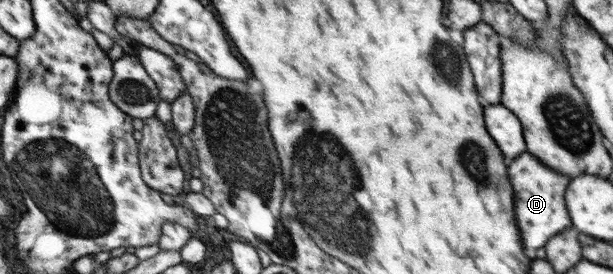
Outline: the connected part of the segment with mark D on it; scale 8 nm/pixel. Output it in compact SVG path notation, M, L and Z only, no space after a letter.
M527 150L507 164L507 174L514 191L515 222L521 233L522 245L526 249L532 252L543 247L553 235L571 227L571 218L565 203L565 190L570 182L568 176L540 163Z

